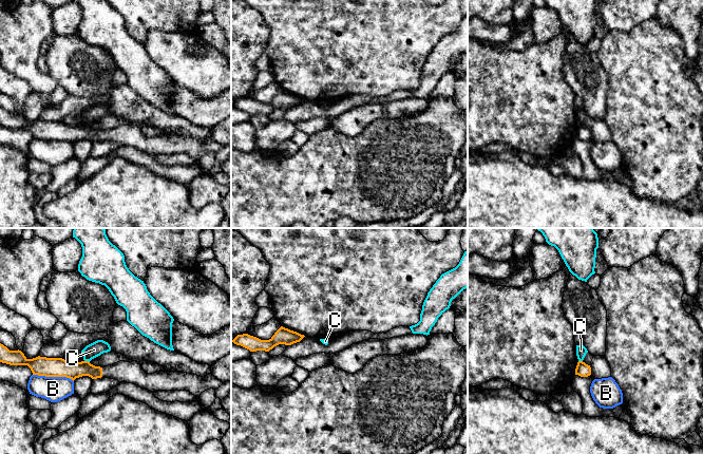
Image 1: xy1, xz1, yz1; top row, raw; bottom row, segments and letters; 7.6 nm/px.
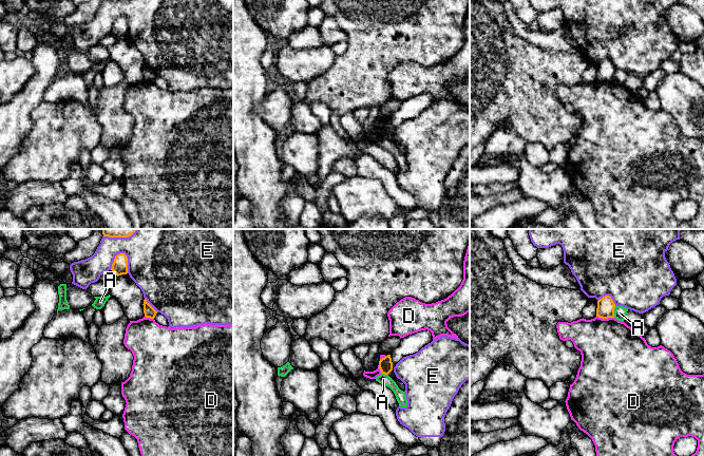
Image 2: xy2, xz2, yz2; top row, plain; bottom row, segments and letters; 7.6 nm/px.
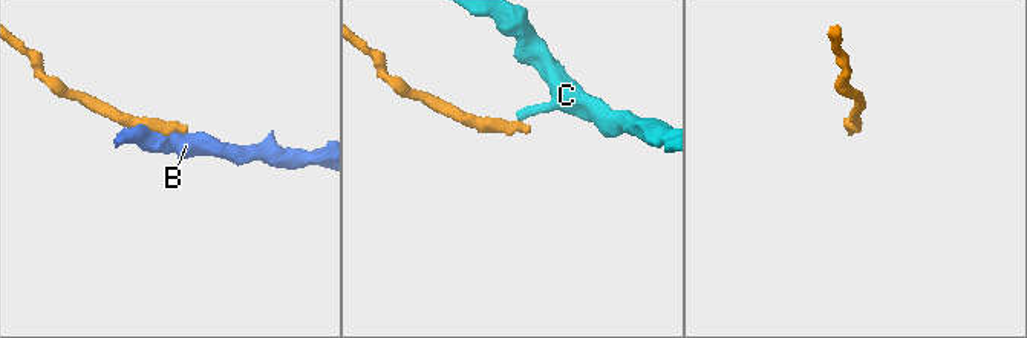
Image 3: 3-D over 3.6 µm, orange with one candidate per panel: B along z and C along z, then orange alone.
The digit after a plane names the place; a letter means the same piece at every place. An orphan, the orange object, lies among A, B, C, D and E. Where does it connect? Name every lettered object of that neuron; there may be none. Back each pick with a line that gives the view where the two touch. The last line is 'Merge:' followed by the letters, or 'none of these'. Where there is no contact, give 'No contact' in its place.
Merge: none of these

